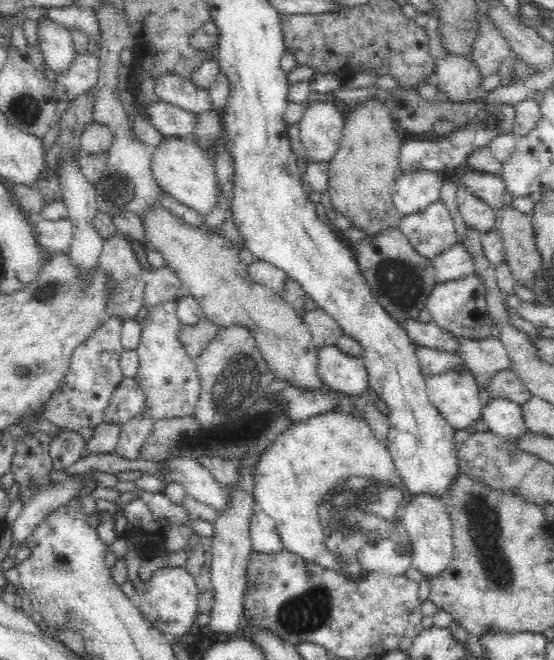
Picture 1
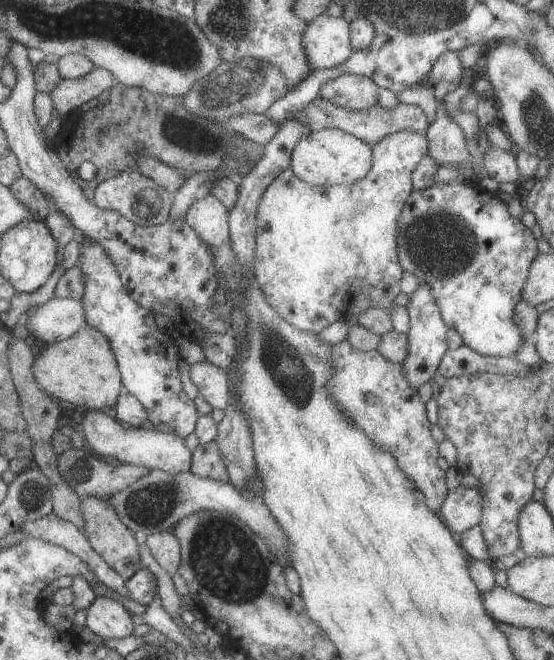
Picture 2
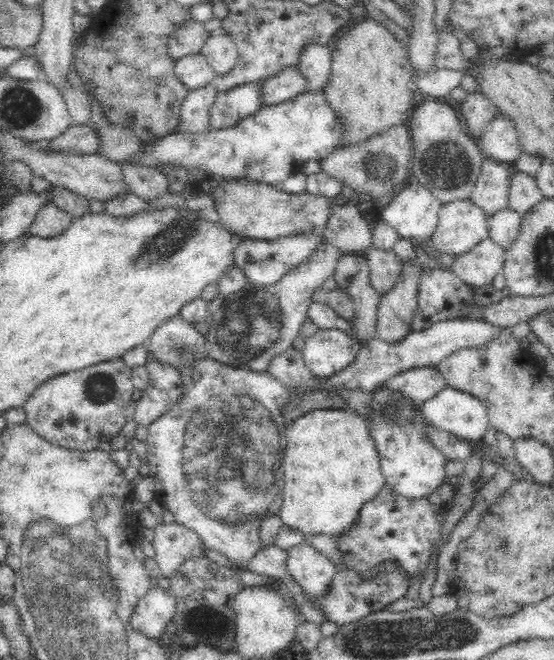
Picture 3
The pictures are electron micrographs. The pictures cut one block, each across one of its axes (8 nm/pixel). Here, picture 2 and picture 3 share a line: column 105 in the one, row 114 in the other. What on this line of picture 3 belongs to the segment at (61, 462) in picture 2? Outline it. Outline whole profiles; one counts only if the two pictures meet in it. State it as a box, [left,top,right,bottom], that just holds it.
[461,90,500,140]

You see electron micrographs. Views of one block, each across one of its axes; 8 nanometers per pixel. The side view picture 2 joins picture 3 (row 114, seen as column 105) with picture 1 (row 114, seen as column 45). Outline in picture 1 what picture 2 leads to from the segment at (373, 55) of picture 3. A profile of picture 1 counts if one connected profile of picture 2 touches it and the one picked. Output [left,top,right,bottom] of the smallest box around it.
[328,100,402,236]

